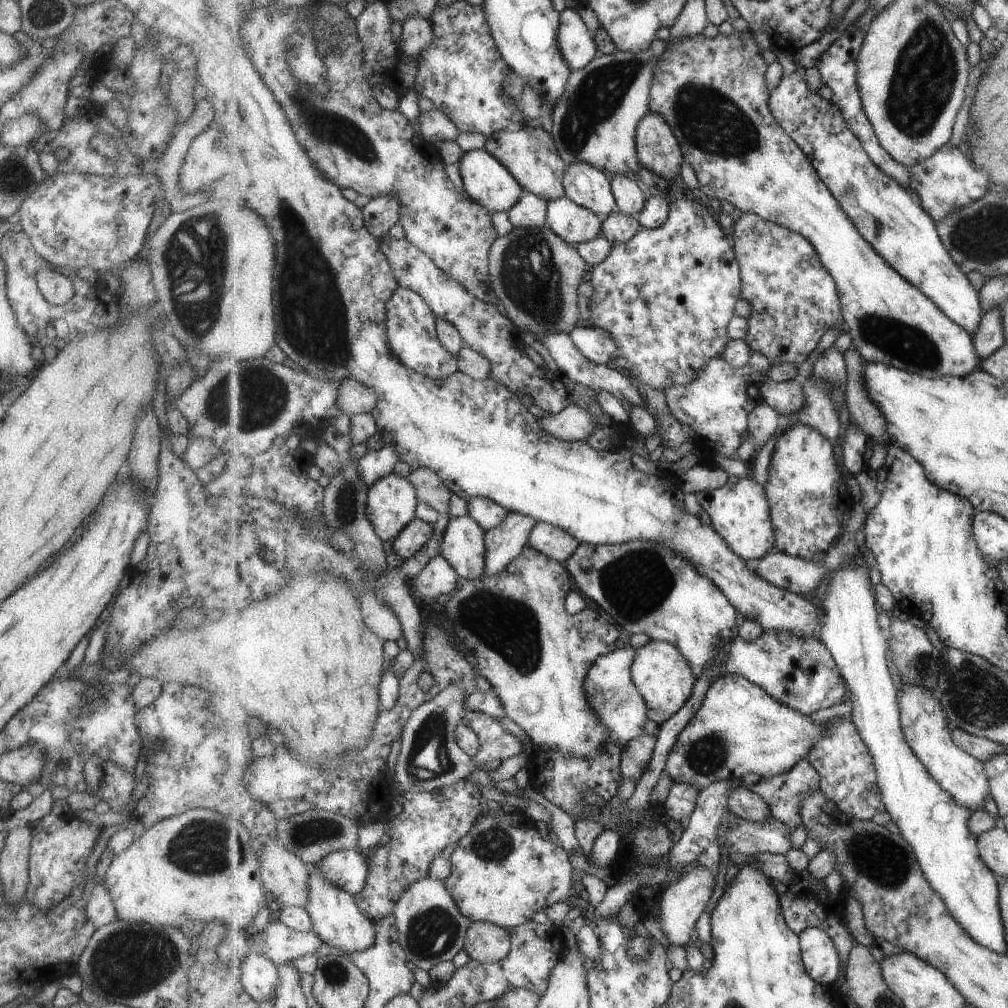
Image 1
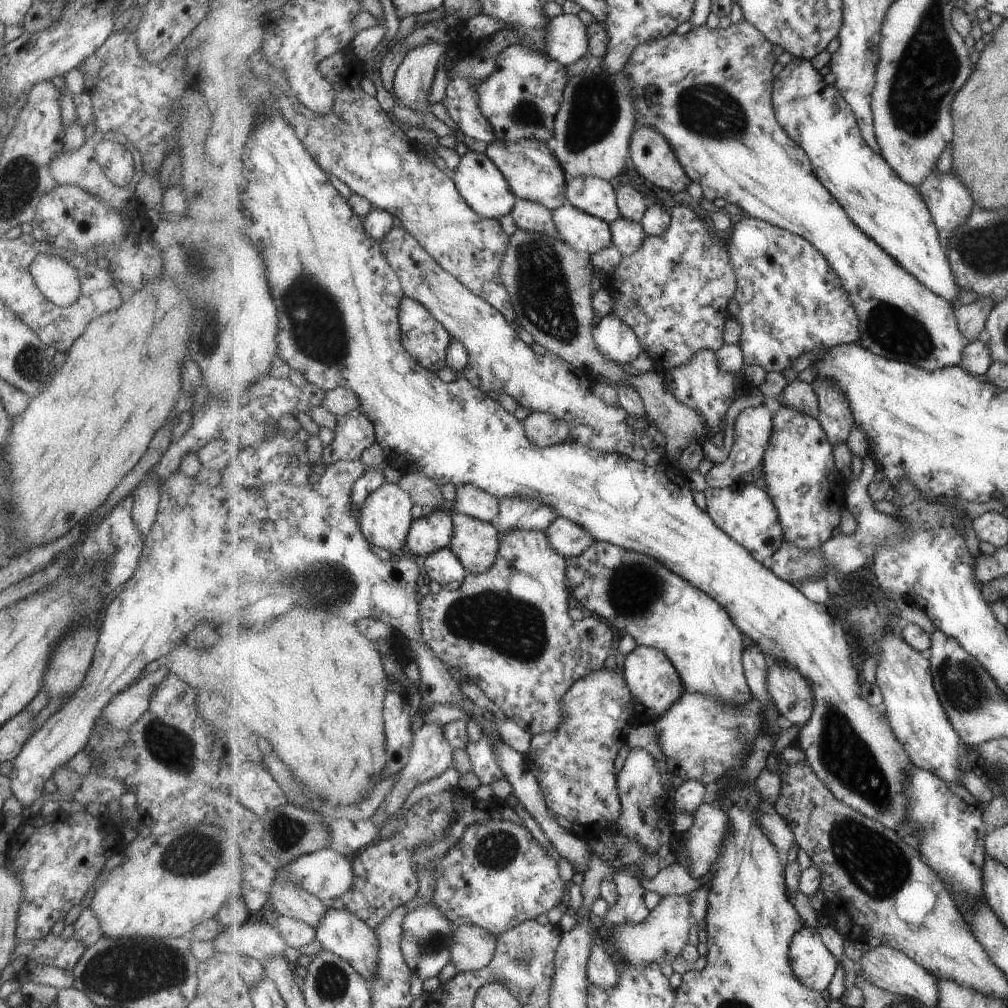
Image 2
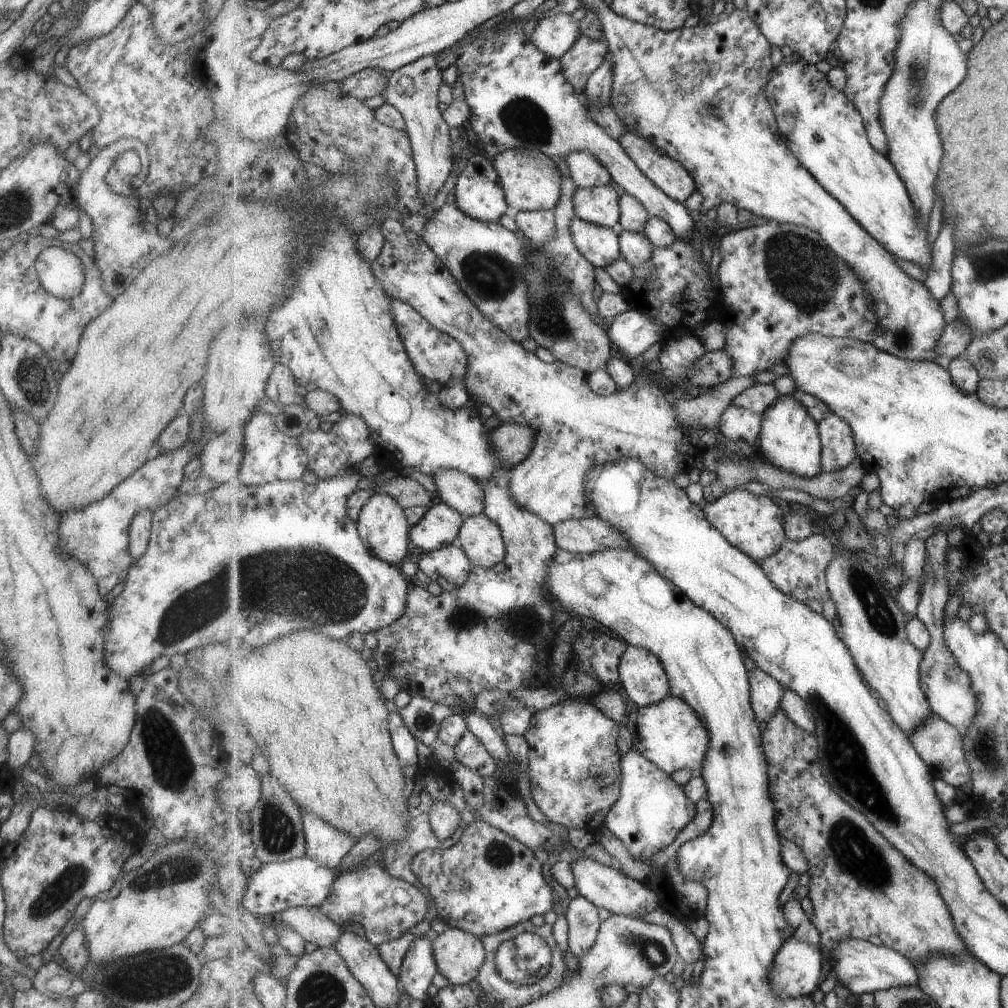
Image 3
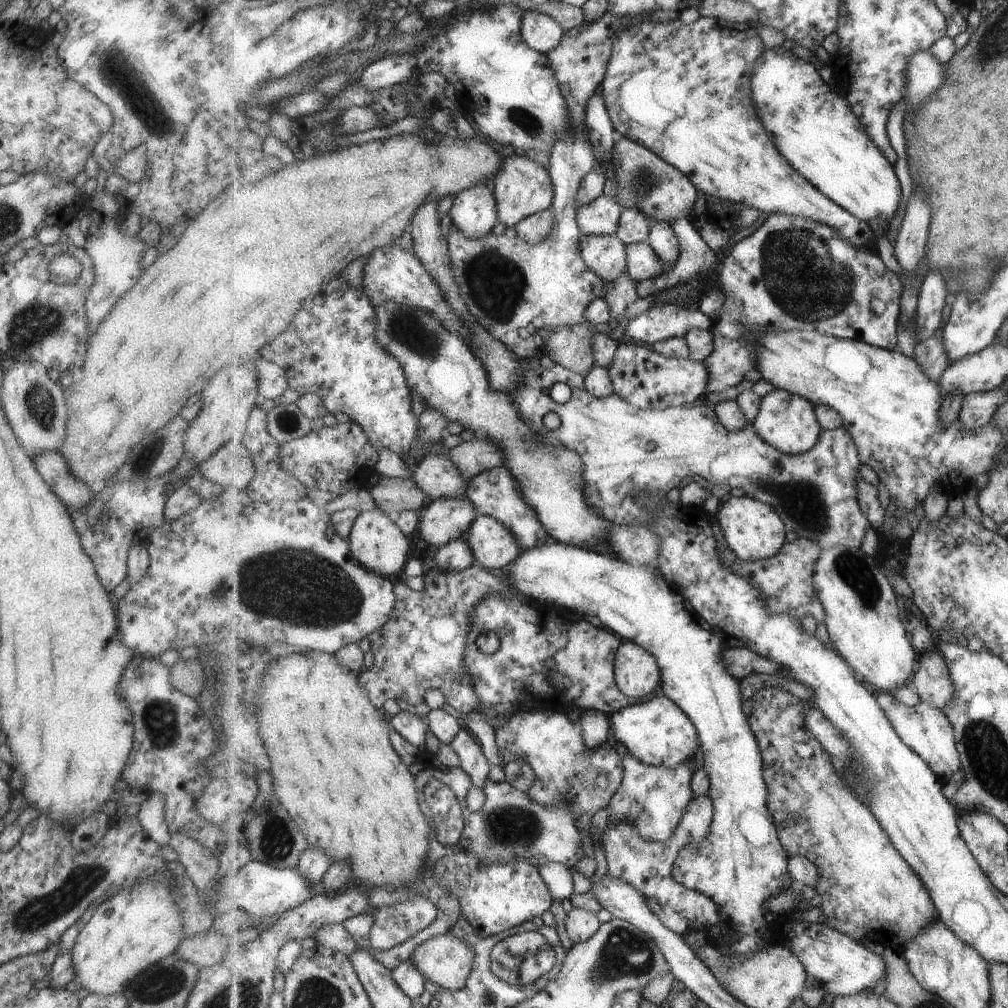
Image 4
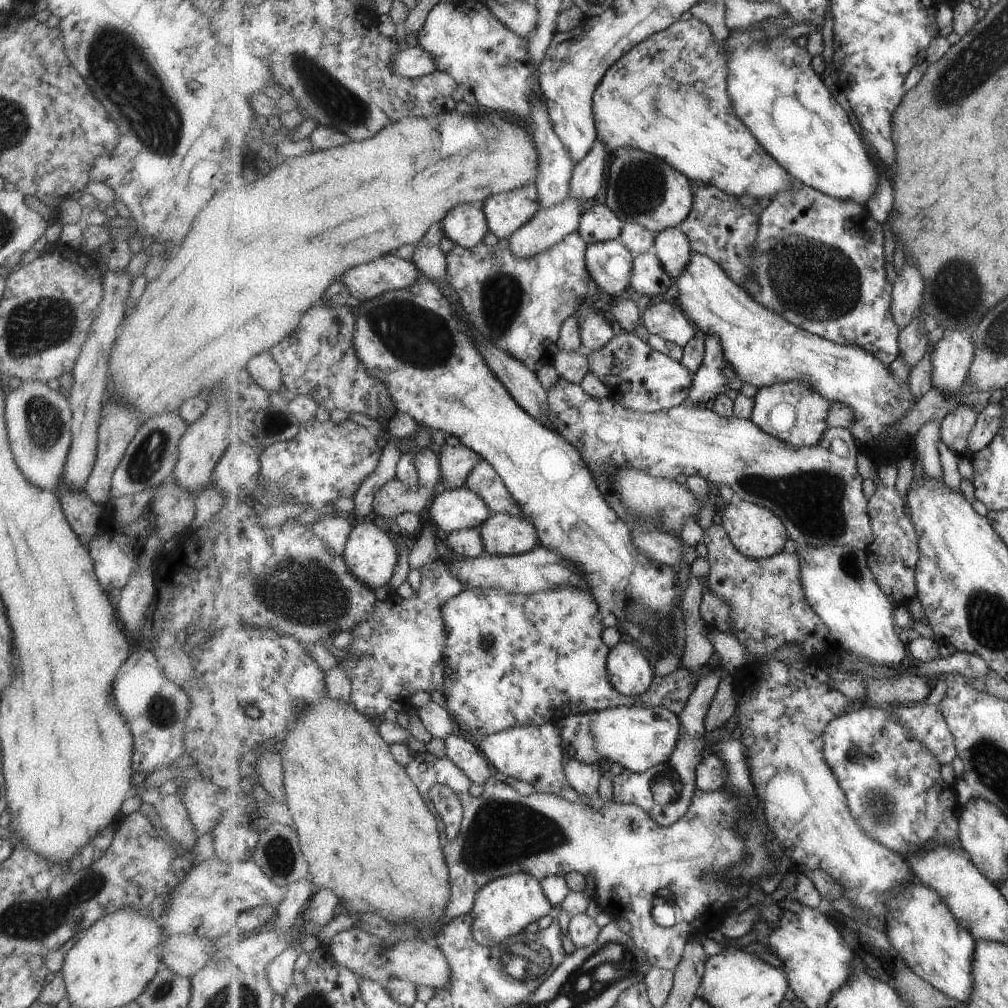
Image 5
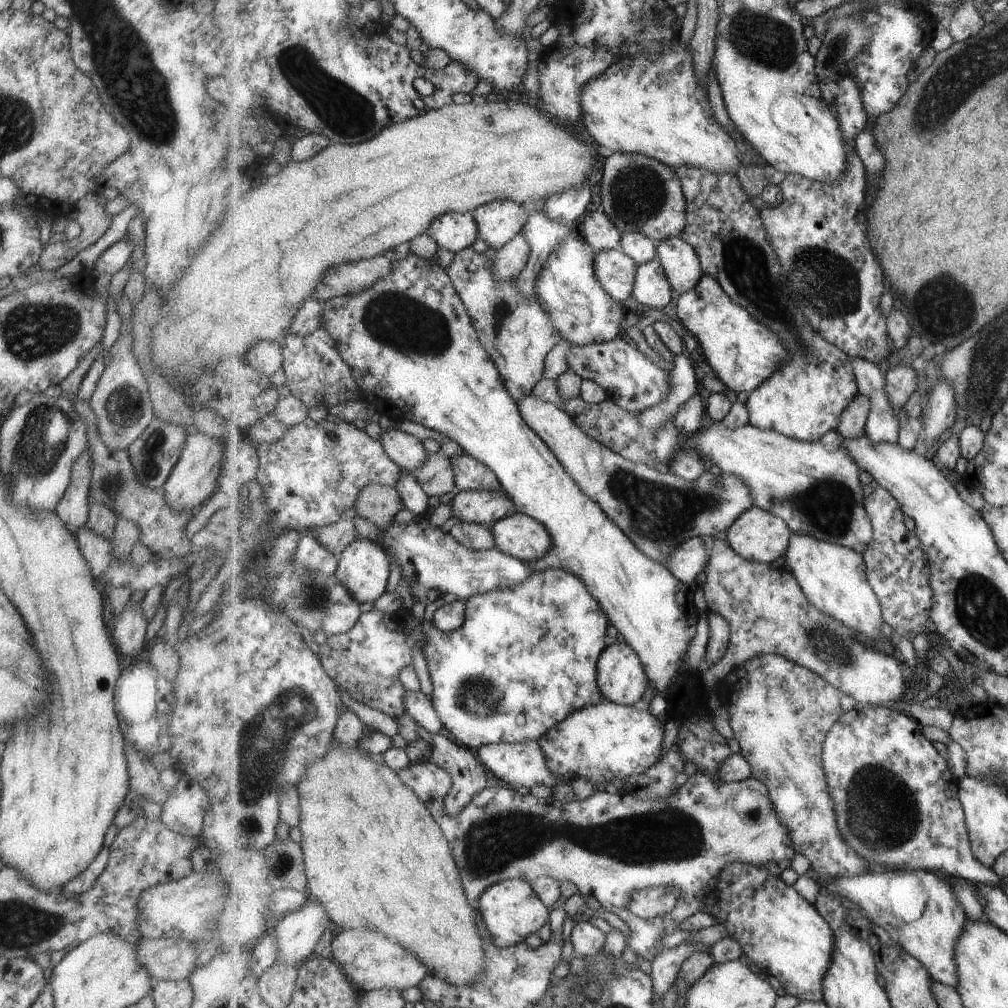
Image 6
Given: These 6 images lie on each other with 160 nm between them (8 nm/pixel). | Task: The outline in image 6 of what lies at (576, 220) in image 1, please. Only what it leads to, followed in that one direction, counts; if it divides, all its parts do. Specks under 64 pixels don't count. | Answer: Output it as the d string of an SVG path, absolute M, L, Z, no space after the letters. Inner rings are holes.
M615 248L597 251L593 266L611 298L621 302L633 295L639 265L629 254Z

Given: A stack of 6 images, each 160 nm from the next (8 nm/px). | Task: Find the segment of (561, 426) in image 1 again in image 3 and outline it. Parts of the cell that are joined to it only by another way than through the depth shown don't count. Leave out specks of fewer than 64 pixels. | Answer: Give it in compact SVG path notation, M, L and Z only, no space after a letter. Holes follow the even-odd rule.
M505 423L492 430L491 443L497 458L507 469L512 469L529 456L536 436L533 427Z

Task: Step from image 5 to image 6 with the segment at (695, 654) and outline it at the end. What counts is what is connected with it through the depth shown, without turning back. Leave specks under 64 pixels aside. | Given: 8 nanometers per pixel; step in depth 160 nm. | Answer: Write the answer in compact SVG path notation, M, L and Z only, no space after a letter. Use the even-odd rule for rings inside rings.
M699 537L685 540L669 554L665 565L677 579L693 586L695 578L707 569L710 544L710 539Z

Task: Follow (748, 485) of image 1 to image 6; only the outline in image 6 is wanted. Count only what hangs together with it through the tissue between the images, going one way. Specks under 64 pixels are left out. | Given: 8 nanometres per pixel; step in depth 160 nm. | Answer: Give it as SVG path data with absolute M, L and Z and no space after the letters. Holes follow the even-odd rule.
M753 506L749 510L745 510L745 513L741 514L736 522L733 522L733 526L729 528L724 538L742 558L750 562L771 564L773 560L777 560L780 556L785 556L788 553L793 534L783 518L777 517L765 509Z

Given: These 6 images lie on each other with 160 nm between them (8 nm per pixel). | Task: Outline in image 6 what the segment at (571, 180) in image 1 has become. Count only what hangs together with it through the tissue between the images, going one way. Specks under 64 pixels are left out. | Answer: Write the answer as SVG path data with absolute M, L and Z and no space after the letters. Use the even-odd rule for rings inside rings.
M602 209L589 212L583 220L581 224L583 239L595 252L617 249L617 246L620 246L624 234Z

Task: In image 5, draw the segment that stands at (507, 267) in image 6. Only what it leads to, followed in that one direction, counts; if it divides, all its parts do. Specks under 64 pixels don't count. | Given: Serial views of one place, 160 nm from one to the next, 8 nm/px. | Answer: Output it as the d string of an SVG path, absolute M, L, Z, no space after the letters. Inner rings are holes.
M567 196L556 206L541 208L527 224L513 234L508 248L521 258L533 258L549 250L569 234L578 231L583 204L587 206L583 200Z

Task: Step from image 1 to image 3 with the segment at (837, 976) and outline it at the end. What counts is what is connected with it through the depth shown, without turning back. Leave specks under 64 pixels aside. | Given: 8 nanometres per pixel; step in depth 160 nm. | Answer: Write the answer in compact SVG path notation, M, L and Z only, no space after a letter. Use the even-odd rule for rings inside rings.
M789 938L773 960L769 969L772 986L782 999L811 995L823 974L822 947Z

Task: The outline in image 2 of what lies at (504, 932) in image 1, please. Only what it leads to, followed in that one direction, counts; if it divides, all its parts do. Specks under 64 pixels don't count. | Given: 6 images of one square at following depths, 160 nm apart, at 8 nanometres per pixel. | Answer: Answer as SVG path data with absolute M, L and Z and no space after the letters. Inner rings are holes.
M461 925L453 934L451 961L457 972L471 973L489 966L498 936L475 925Z

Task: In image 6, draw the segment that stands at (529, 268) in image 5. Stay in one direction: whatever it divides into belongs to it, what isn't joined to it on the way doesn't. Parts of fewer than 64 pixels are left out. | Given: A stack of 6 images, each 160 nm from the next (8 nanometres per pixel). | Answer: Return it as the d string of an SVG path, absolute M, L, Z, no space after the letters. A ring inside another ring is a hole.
M472 247L455 253L453 264L446 271L471 315L481 343L501 372L507 390L519 403L544 378L547 354L561 342L561 332L553 324L545 306L539 302L537 292L533 296L523 294L517 284L518 278L497 280L495 260L475 252Z

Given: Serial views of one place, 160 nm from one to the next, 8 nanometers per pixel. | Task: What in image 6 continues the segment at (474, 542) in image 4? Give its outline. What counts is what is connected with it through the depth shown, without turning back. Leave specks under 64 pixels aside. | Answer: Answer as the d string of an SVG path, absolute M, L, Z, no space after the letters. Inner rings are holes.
M512 512L492 528L496 548L520 560L537 561L553 544L549 530L527 514Z

